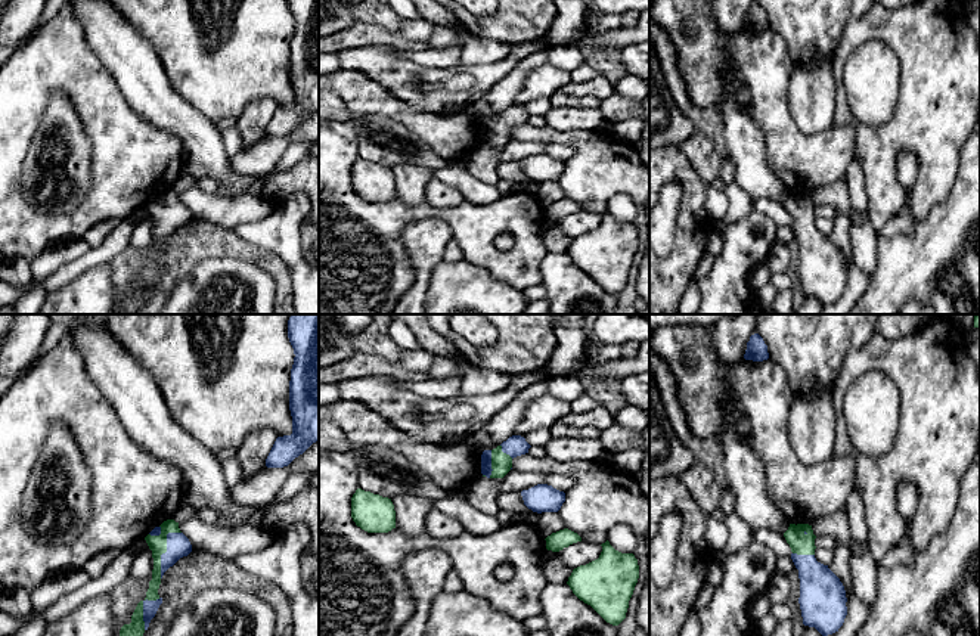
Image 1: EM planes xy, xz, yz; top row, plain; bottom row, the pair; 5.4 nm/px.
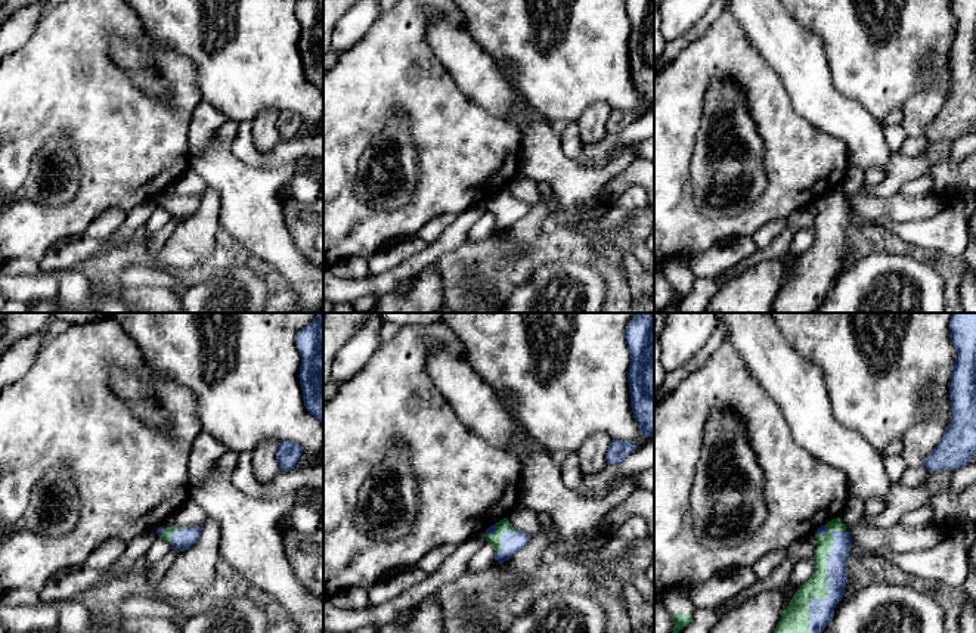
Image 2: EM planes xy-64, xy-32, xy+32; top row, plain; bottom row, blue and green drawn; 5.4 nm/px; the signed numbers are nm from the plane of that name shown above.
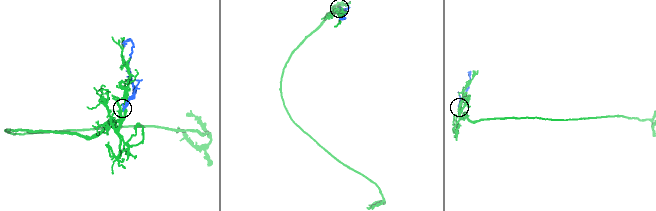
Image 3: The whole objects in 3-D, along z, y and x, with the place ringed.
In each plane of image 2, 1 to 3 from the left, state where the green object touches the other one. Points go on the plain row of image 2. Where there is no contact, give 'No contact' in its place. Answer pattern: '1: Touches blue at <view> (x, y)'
1: Touches blue at xy-64 (173, 201)
2: Touches blue at xy-32 (502, 205)
3: Touches blue at xy+32 (827, 260)

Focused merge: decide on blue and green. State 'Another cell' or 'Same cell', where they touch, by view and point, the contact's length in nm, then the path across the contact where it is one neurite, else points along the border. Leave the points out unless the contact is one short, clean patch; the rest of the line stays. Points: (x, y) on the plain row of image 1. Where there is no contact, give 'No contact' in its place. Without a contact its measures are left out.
Same cell. Touches blue at xy (167, 219). Shared border 280 nm

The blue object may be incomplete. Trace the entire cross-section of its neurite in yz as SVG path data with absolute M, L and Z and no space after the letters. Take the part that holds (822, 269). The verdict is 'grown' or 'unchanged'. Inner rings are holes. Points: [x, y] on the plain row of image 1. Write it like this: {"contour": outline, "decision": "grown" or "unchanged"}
{"contour": "M790 193L784 207L798 239L803 294L815 297L824 307L838 301L847 285L846 260L828 235L816 230L812 195Z", "decision": "grown"}

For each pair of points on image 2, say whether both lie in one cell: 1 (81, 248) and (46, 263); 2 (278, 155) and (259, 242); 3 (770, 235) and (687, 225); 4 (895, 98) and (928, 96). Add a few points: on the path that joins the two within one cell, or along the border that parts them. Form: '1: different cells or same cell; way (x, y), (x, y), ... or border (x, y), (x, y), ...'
1: same cell; way (73, 253), (55, 258)
2: different cells; border (297, 158), (276, 167), (250, 167), (241, 161)
3: different cells; border (786, 220), (770, 220), (750, 235)
4: different cells; border (942, 90), (926, 86), (901, 109)

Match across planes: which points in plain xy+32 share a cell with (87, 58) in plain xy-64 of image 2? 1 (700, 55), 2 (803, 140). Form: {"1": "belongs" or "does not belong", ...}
{"1": "belongs", "2": "belongs"}

